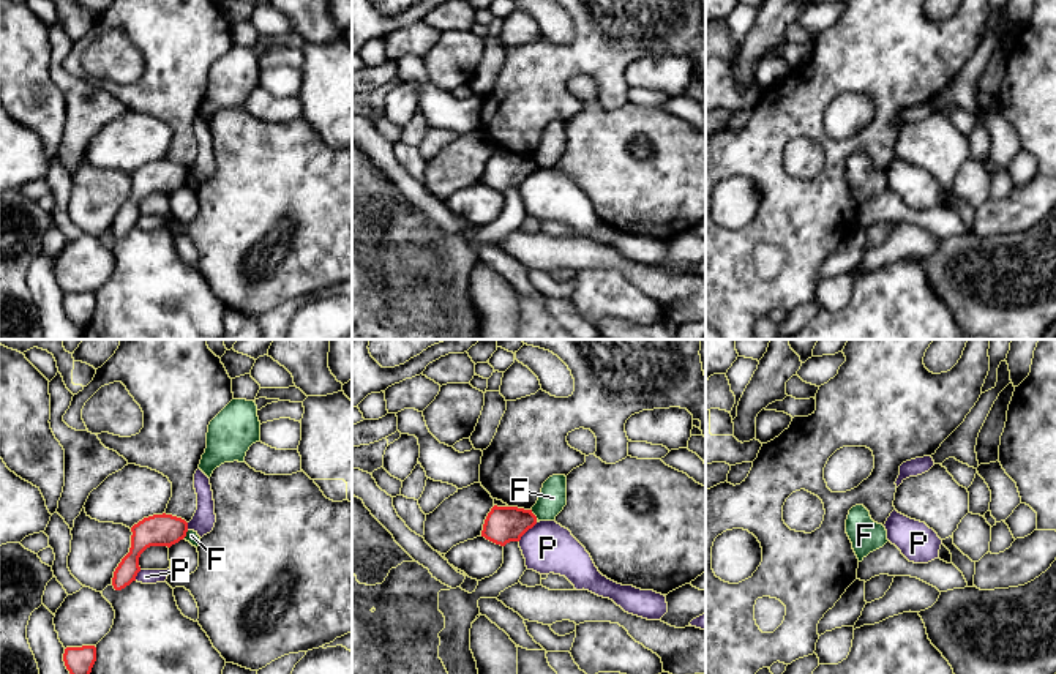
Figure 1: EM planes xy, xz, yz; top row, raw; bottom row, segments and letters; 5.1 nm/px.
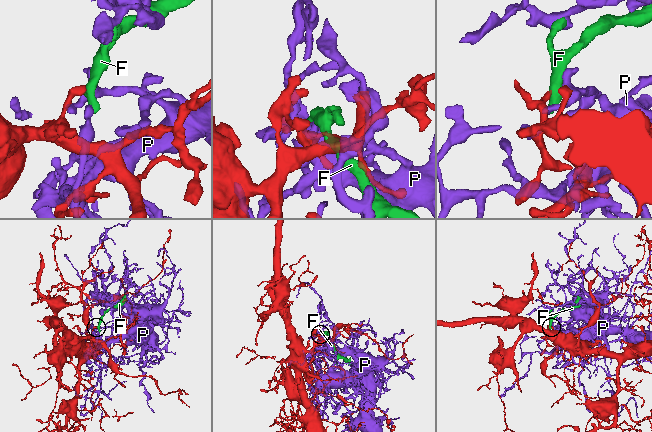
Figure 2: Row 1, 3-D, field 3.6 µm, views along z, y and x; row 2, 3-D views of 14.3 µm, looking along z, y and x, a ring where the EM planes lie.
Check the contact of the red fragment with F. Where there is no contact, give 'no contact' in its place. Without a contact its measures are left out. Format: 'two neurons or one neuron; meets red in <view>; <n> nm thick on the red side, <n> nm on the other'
two neurons; meets red in xz; 190 nm thick on the red side, 140 nm on the other

